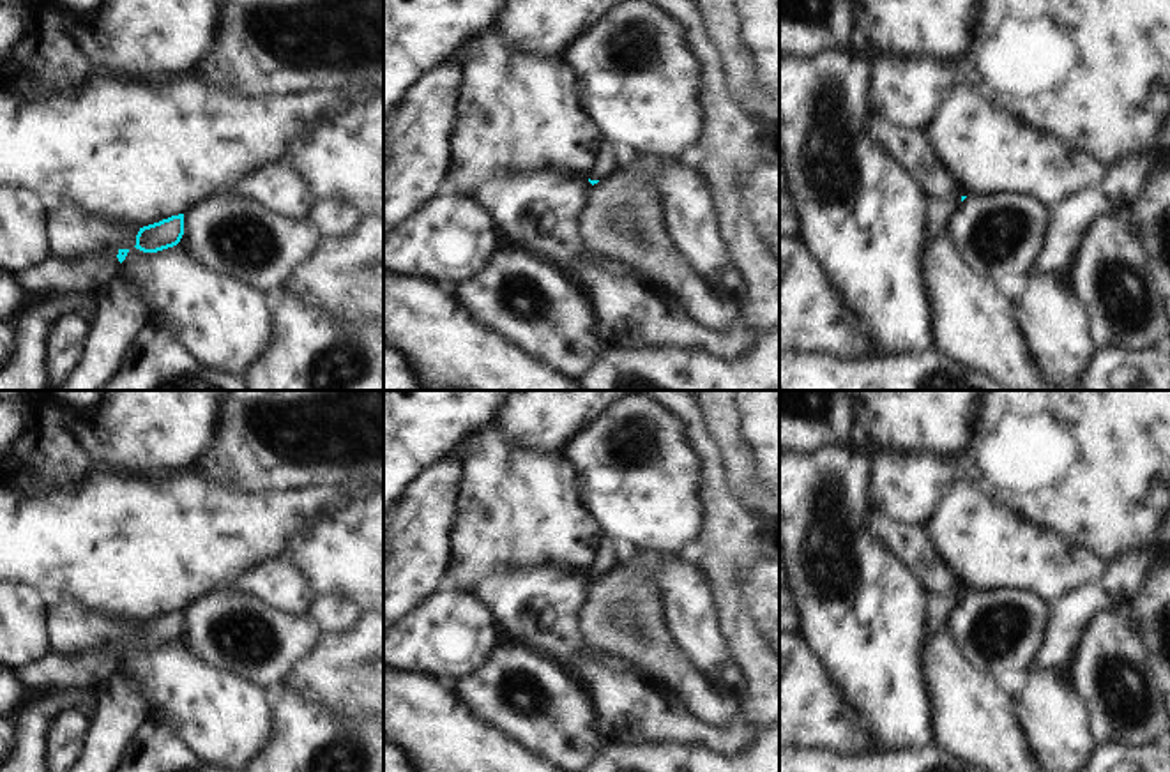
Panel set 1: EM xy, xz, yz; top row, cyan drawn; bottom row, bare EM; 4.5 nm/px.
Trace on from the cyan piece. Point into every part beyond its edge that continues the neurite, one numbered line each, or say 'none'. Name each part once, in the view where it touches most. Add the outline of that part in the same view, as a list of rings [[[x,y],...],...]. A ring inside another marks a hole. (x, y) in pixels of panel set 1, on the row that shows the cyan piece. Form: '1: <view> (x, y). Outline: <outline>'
1: xy (55, 276). Outline: [[[115,247],[72,261],[48,254],[14,279],[28,297],[97,293],[118,274],[118,267]]]
2: xz (603, 166). Outline: [[[603,141],[597,157],[592,166],[587,170],[590,180],[603,180],[610,177],[615,170],[615,145]]]

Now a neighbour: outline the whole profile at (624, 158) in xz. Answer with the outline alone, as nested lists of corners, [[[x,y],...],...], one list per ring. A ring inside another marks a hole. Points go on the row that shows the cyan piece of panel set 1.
[[[615,147],[615,170],[613,173],[627,171],[629,166],[636,161],[640,161],[643,155],[638,155],[636,152],[622,147]]]

